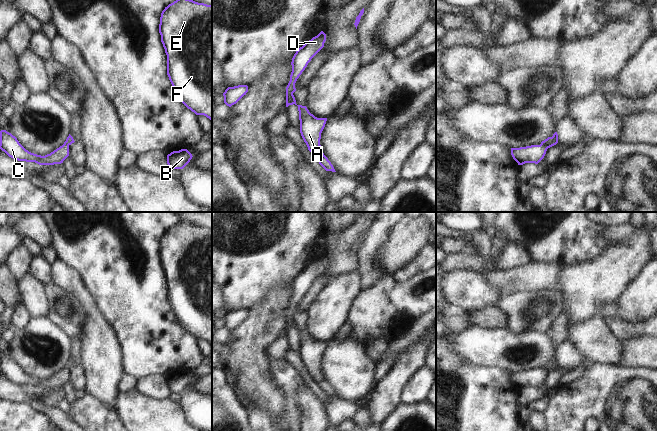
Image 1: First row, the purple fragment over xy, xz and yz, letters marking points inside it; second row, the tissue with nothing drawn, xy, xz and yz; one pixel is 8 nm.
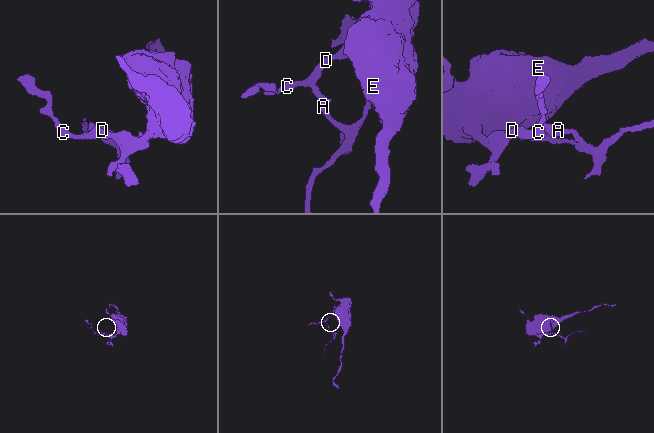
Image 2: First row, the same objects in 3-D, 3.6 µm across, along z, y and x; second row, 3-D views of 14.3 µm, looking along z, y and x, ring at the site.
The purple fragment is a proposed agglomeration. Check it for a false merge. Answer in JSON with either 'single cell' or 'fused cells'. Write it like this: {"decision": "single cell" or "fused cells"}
{"decision": "fused cells"}

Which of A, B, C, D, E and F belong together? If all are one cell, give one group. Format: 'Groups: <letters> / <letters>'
Groups: A B / C D E F.

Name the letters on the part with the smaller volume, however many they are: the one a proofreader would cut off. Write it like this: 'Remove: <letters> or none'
Remove: A, B

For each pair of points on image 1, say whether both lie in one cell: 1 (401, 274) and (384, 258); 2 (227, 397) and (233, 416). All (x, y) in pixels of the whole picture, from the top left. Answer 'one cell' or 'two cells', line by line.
1: two cells
2: one cell

